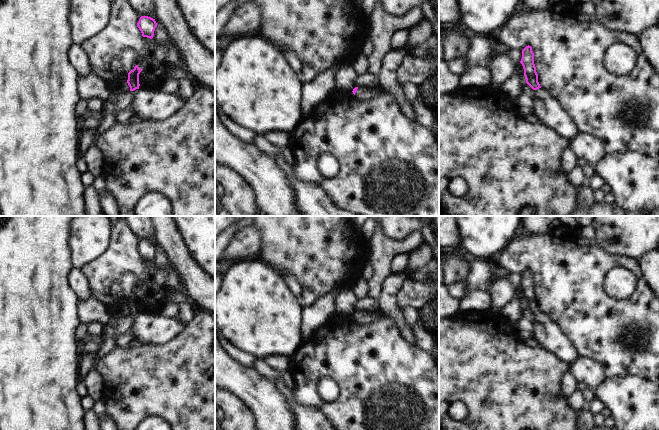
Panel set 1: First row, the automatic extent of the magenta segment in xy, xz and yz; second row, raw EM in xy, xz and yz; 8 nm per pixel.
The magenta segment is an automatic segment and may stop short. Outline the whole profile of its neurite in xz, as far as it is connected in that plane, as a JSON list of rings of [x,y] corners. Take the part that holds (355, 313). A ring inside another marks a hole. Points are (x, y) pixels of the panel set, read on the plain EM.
[[[378,309],[376,311],[355,311],[352,316],[356,322],[367,323],[380,320],[385,314]]]

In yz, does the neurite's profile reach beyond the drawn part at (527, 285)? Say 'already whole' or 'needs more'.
needs more

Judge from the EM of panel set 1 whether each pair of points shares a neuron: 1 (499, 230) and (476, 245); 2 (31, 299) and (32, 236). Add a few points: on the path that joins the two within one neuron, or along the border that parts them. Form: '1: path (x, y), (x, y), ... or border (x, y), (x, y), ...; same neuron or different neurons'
1: path (493, 230), (482, 239); same neuron
2: path (30, 283), (31, 252); same neuron

